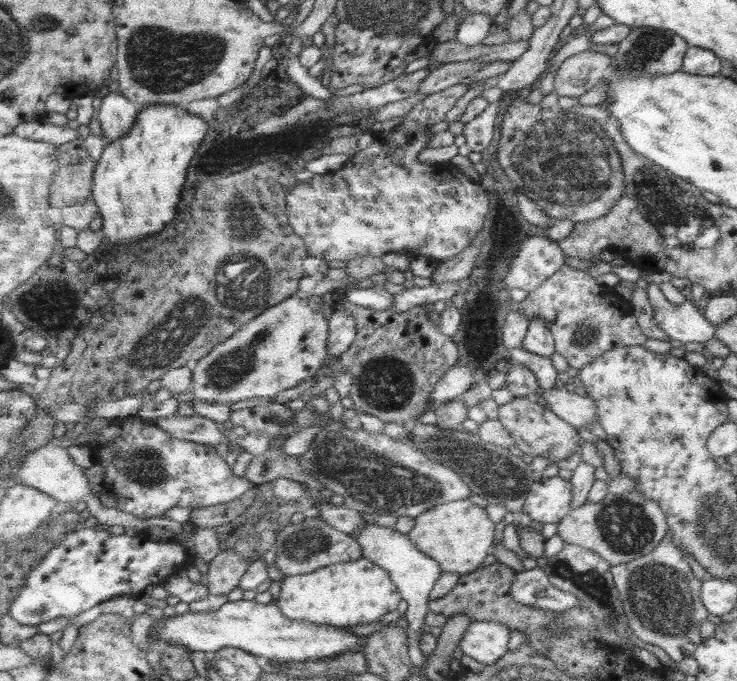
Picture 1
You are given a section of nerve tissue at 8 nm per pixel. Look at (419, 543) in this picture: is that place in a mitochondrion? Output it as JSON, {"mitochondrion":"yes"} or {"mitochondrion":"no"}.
{"mitochondrion":"no"}

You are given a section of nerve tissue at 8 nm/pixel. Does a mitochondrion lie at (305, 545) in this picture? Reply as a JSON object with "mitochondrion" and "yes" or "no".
{"mitochondrion":"yes"}

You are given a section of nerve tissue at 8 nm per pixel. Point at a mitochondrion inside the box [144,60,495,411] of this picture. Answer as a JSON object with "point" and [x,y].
{"point":[232,368]}

